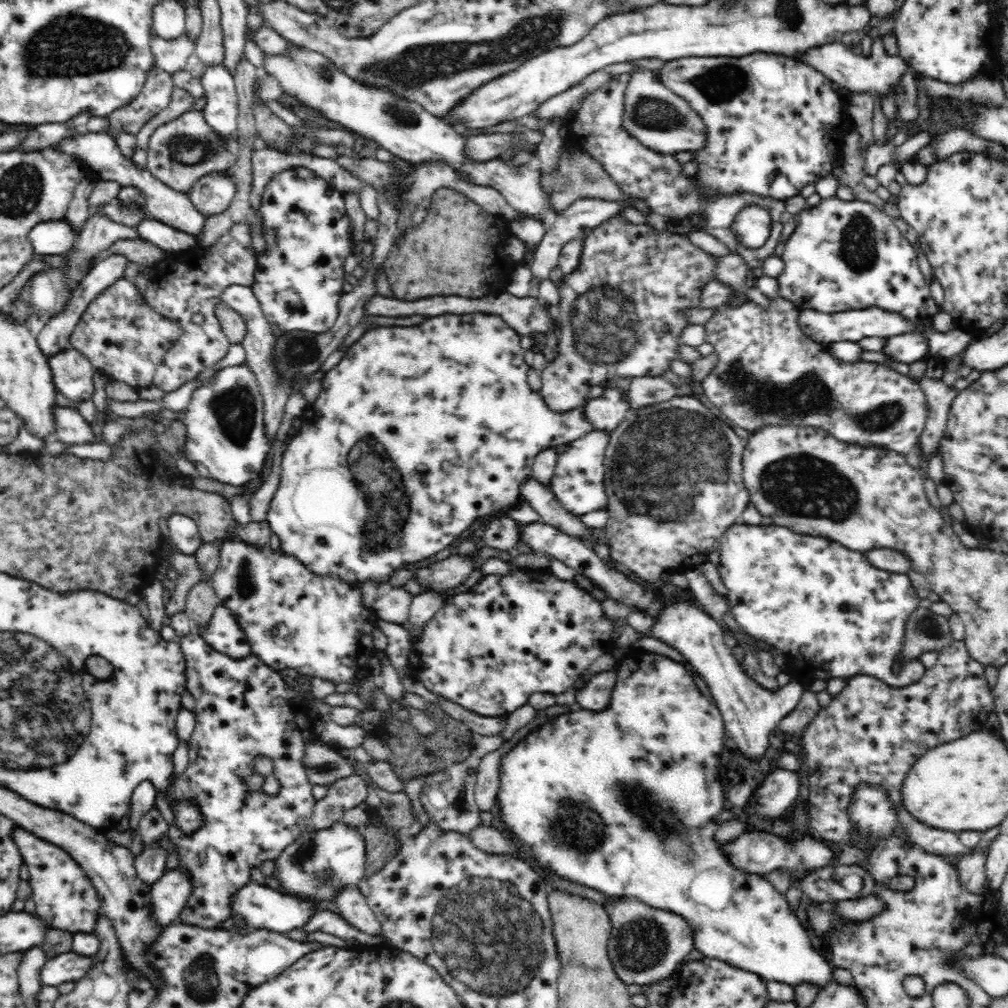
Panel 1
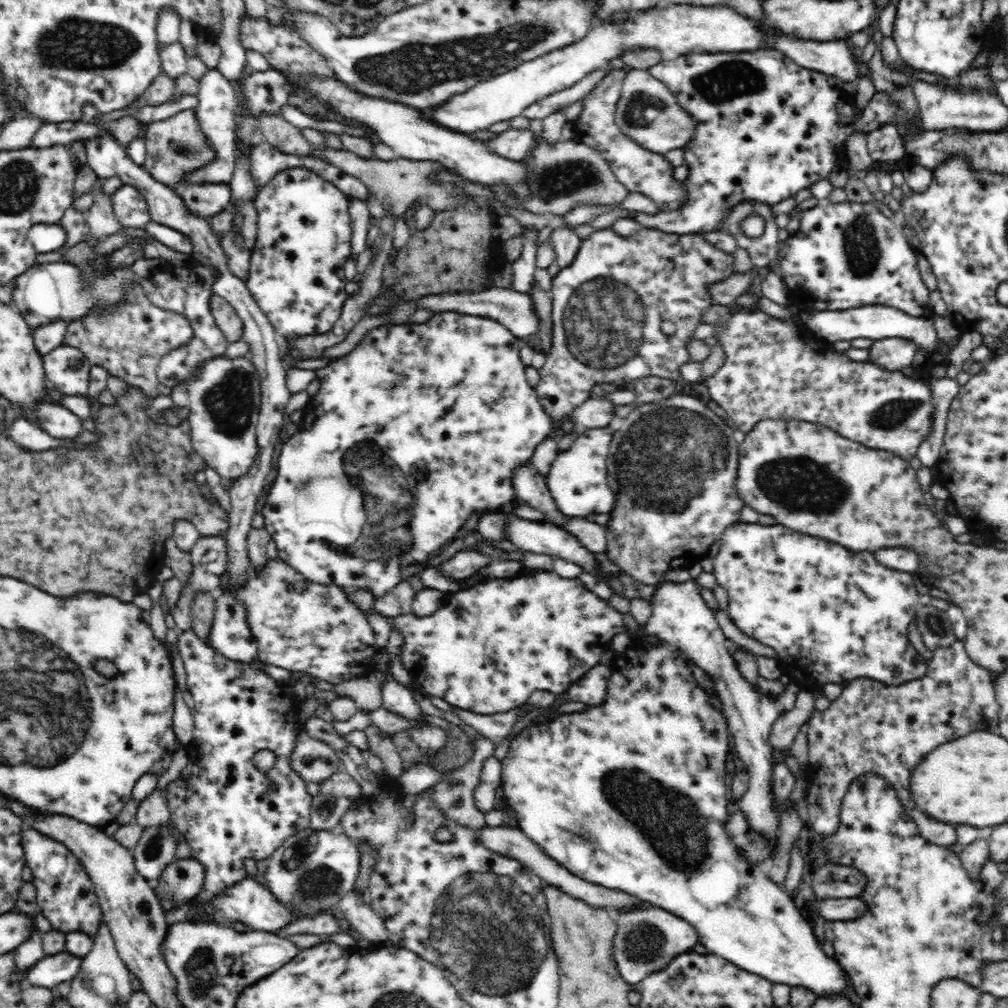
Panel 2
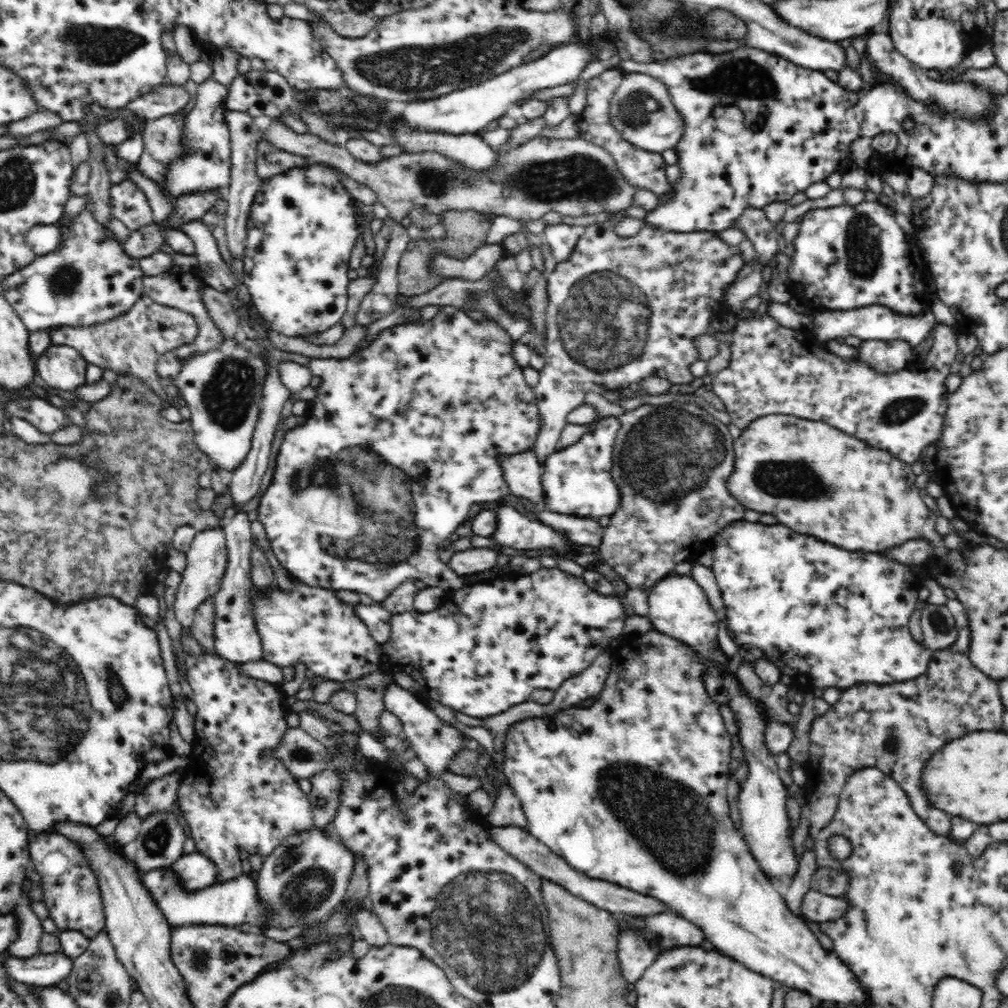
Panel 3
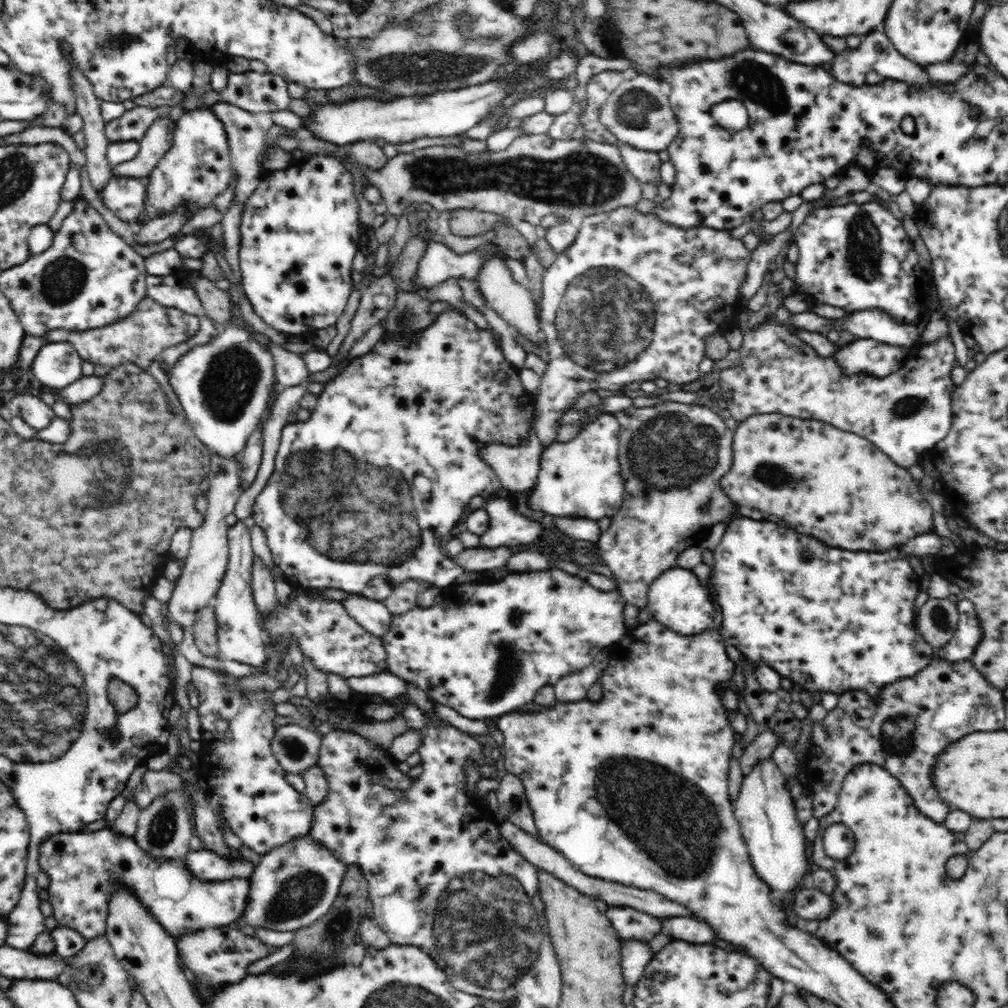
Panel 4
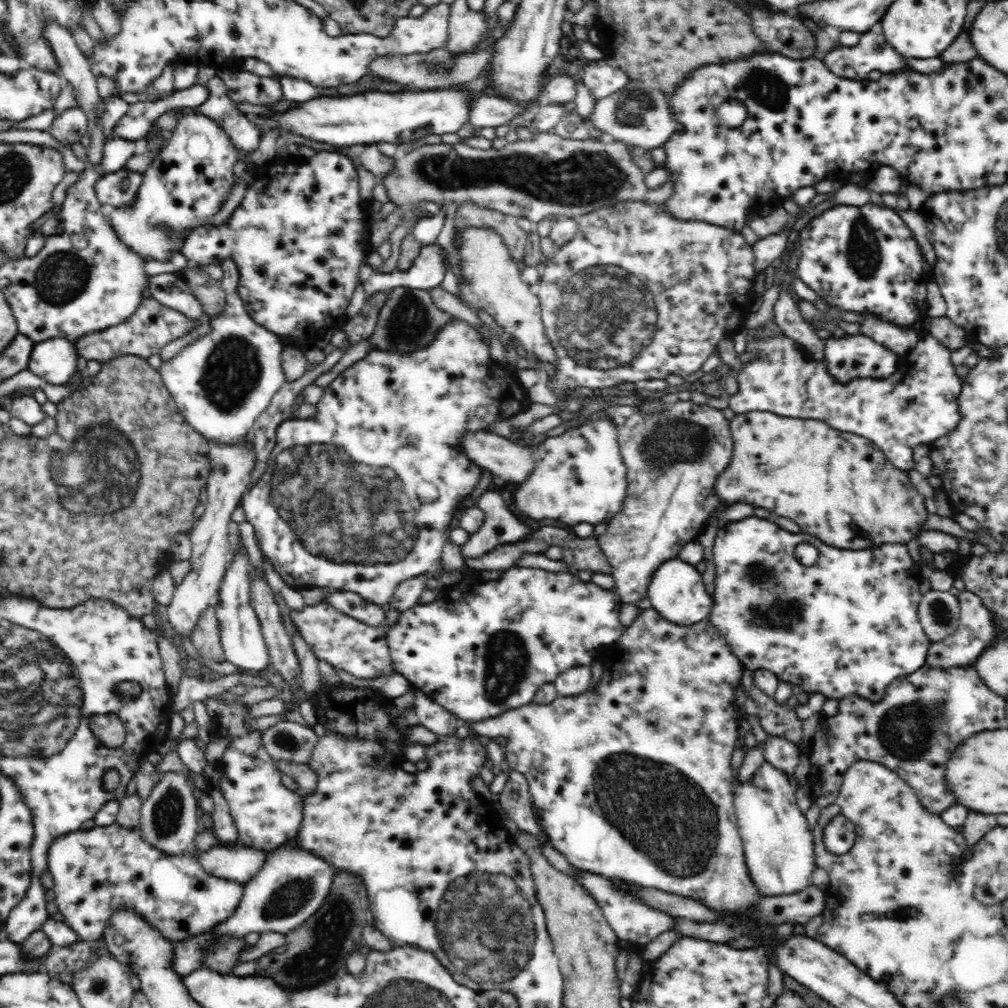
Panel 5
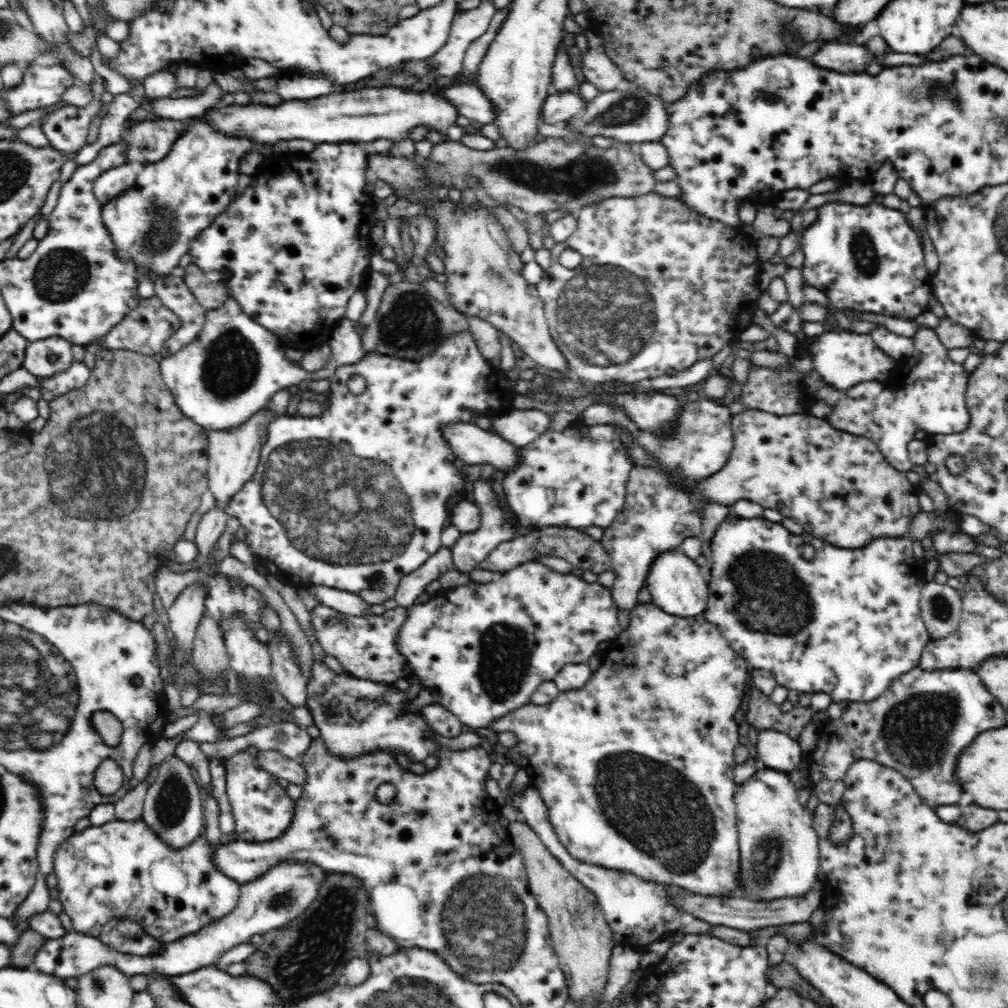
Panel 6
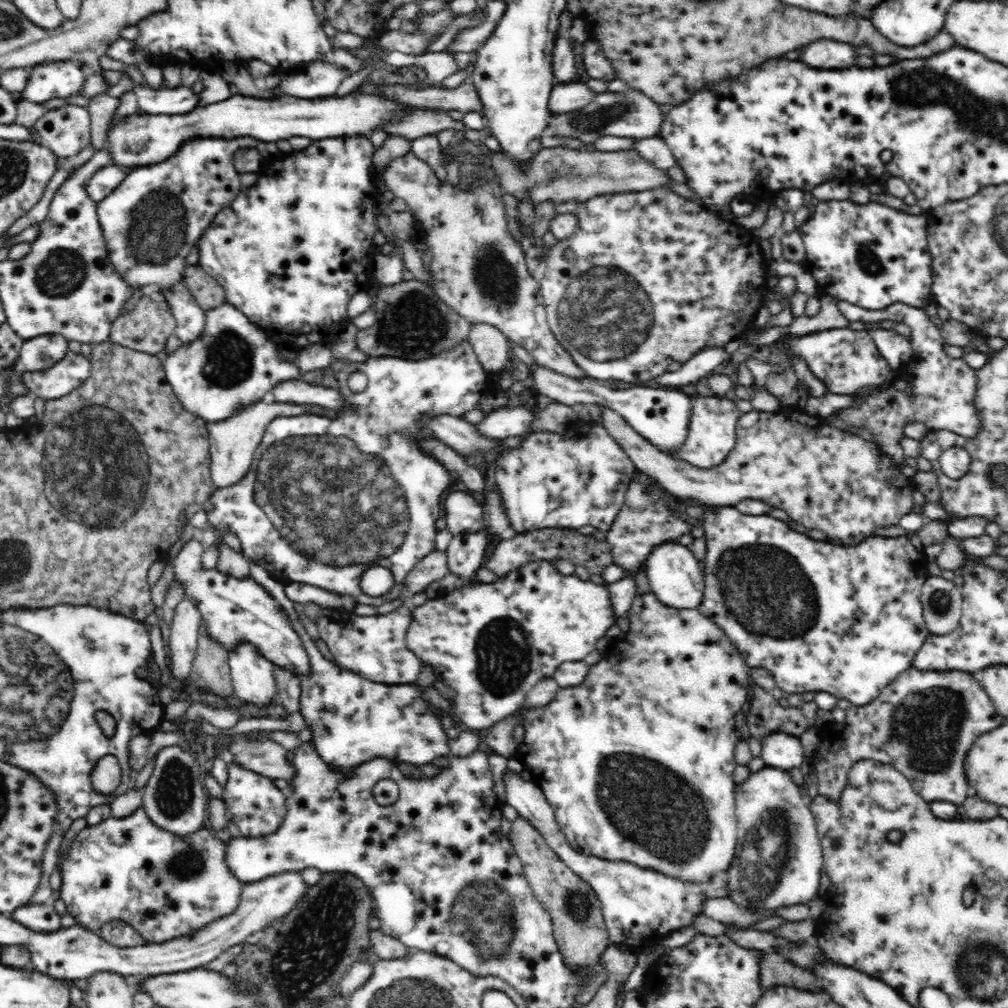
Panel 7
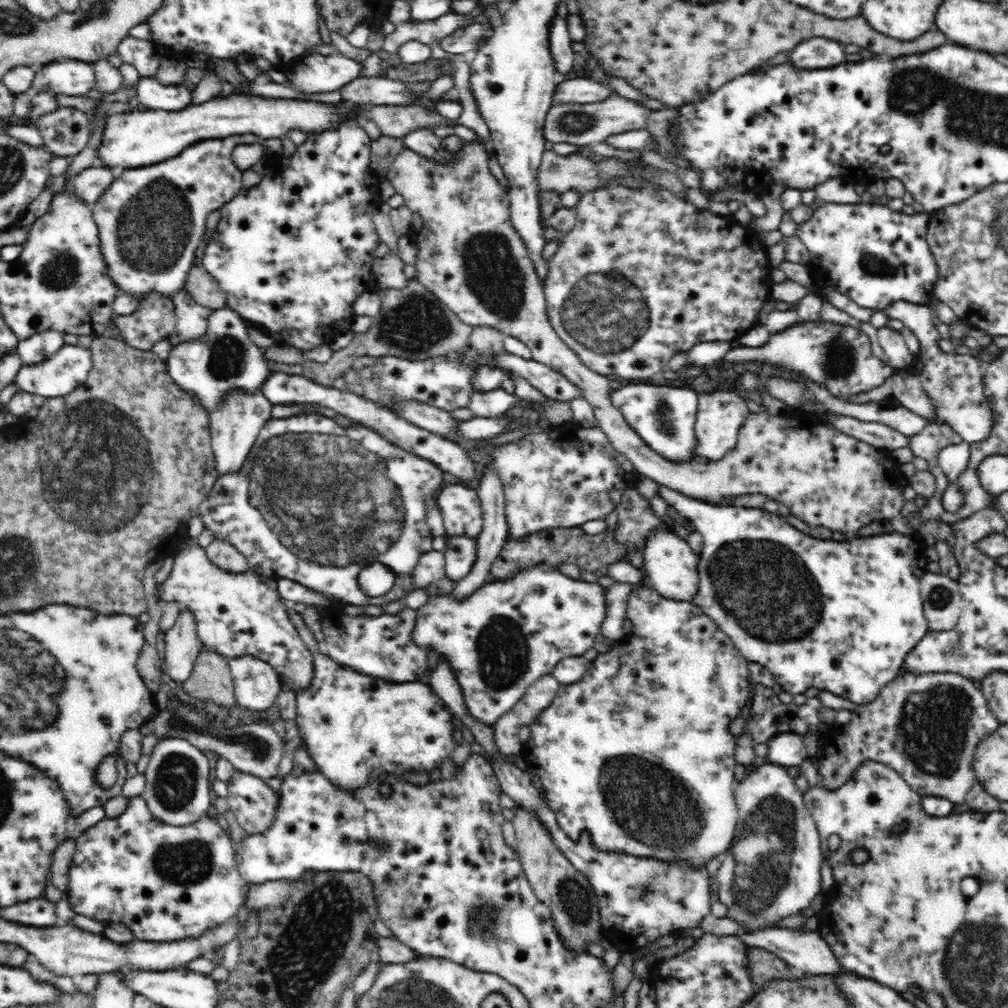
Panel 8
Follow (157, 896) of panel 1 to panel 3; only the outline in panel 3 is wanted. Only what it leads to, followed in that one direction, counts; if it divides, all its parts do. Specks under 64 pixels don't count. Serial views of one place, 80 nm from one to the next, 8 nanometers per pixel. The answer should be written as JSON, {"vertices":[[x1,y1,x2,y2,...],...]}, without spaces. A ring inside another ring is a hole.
{"vertices":[[200,852,182,855,169,868,177,876,183,888,190,892,214,884,218,874,216,865]]}

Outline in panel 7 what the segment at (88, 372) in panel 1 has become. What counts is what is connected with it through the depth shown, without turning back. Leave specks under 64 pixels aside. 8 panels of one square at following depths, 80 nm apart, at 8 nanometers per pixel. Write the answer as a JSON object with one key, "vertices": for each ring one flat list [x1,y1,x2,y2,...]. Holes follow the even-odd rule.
{"vertices":[[44,334,23,340,18,360,25,372,44,372,48,365,64,358,68,350,68,341,61,334]]}

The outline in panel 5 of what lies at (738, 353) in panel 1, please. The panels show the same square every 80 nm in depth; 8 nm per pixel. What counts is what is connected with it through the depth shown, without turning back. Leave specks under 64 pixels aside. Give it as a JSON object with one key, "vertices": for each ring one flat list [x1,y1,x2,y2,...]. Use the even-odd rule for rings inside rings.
{"vertices":[[926,332,920,333,916,346,907,354,904,369,897,367,896,372,888,378,861,378,846,384,838,383,832,375,828,375,826,363,814,360,808,349,784,333,770,338,752,339,747,343,746,350,754,352,755,359,737,366,739,389,729,398,729,408,736,415,760,411,790,418,824,421,836,430,871,440,890,463,906,472,914,469,913,450,916,446,931,444,959,425,961,412,958,399,963,380,956,374,954,364,950,361,951,350]]}

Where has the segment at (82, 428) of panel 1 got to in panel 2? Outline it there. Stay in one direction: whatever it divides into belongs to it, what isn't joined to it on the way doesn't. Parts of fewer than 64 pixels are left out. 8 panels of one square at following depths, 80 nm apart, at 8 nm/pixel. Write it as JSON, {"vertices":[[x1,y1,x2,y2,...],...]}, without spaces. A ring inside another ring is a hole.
{"vertices":[[54,399,36,404,34,411,38,426,54,438,74,440,78,434,82,434,80,417]]}

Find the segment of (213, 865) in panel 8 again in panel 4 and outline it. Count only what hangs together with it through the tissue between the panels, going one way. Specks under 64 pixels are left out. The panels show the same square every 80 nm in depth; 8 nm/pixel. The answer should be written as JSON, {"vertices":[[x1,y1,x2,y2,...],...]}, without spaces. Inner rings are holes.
{"vertices":[[113,827,85,833,58,833,50,836,39,846,39,864,50,878,47,892,48,902,52,904,53,915,59,926,67,926,78,932,87,942,104,936,106,933,106,919,108,916,109,900,113,890,118,885,128,887,134,891,138,899,150,909,150,913,158,919,166,933,174,938,180,938,190,932,198,932,205,928,227,927,244,914,250,881,242,878,212,881,198,880,187,869,183,859,164,862,156,861,148,856,135,842,132,836,122,836]]}

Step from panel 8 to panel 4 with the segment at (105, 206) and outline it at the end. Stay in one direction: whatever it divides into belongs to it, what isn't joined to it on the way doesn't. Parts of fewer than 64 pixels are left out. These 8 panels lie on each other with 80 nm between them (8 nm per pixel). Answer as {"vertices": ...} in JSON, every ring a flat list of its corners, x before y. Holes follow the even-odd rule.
{"vertices":[[200,105,185,110,175,122,170,150,160,158,150,177,145,179,147,219,174,214,178,206,191,206,195,214,209,208,214,199,229,187,233,174,224,123,210,106]]}

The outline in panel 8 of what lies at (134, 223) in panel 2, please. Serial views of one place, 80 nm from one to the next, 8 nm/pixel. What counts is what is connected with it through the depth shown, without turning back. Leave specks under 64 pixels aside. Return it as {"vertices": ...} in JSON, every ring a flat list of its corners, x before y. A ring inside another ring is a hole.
{"vertices":[[88,167,77,176,71,178,71,185,74,186,76,195,93,206,104,192,114,183,118,171,108,167]]}

